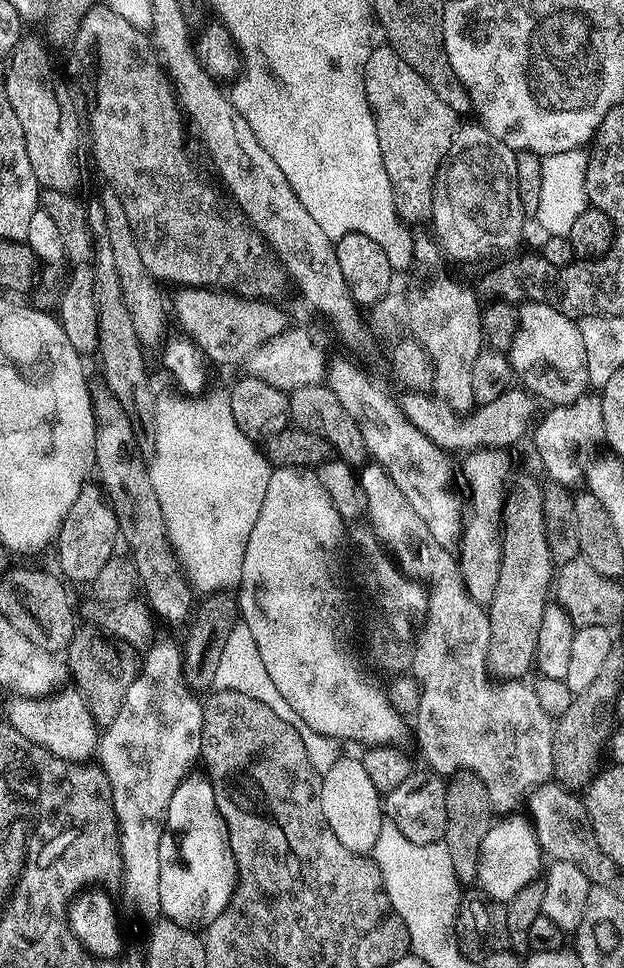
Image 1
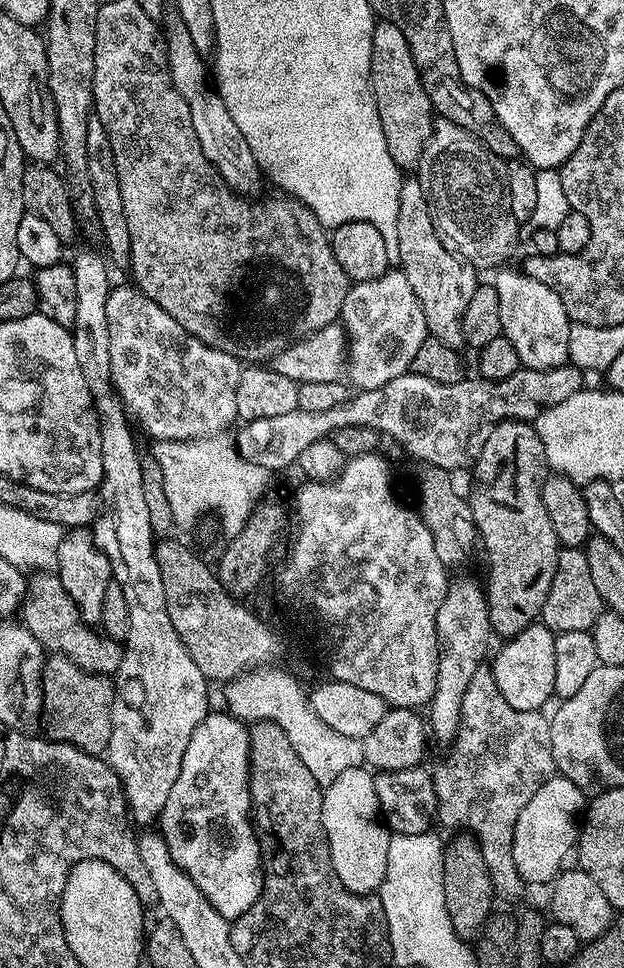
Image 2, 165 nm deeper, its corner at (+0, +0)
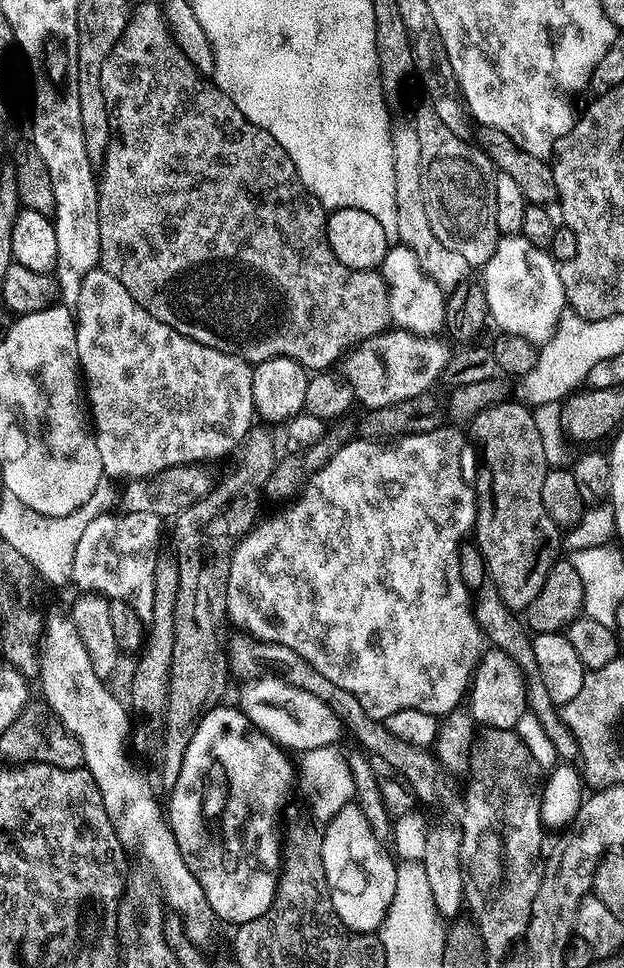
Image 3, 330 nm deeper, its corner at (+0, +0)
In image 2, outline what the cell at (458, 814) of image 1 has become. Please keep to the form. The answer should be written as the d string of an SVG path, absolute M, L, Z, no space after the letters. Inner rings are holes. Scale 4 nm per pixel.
M460 834L457 840L447 841L444 850L444 889L446 890L446 914L450 914L450 926L465 942L475 941L479 931L493 915L492 896L494 889L490 870L482 859L480 847L471 835Z

